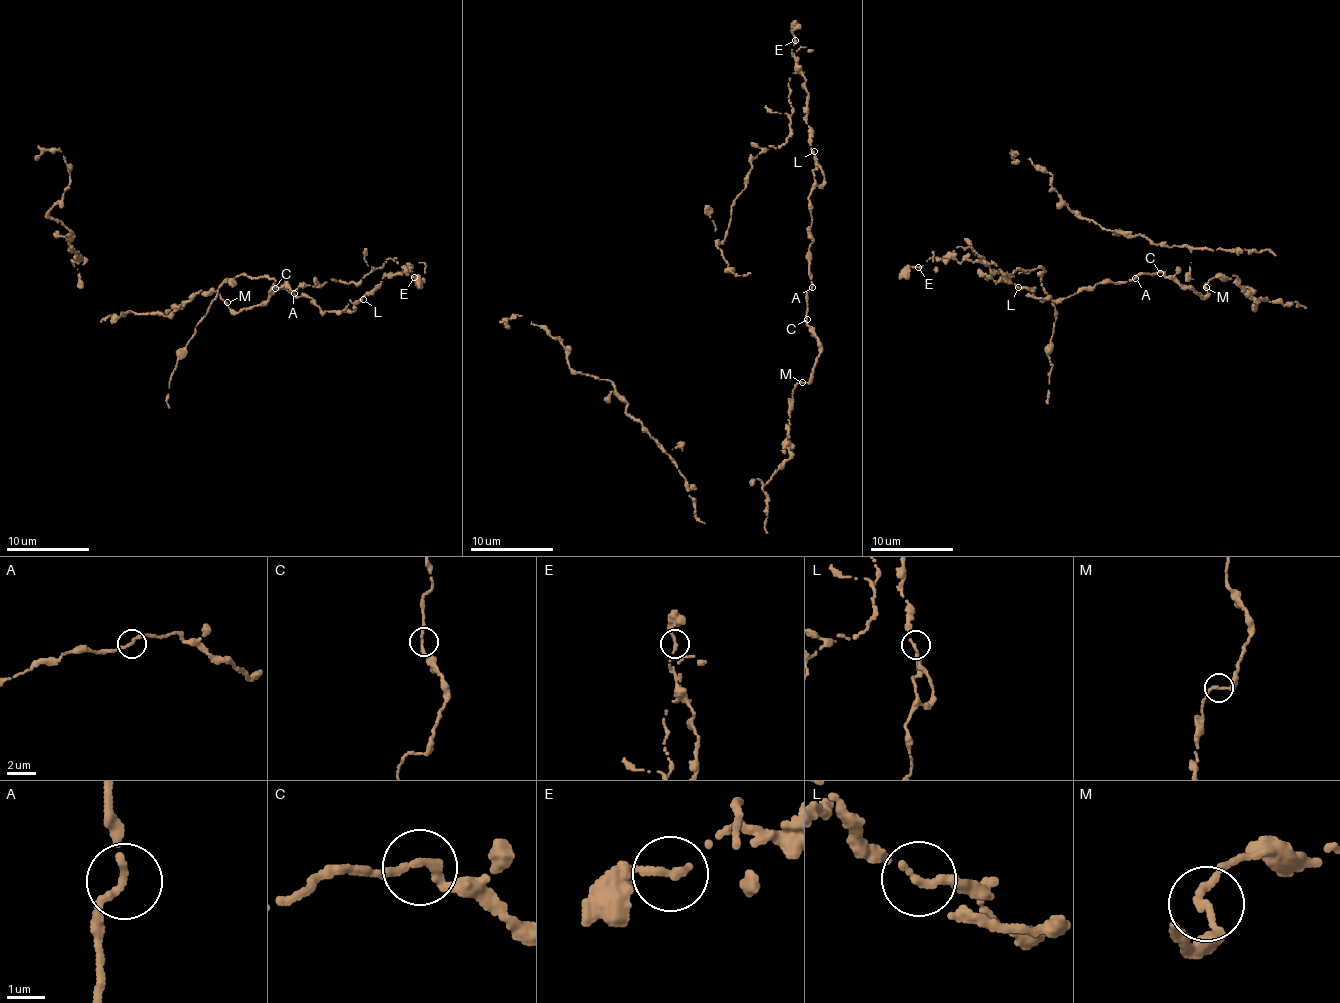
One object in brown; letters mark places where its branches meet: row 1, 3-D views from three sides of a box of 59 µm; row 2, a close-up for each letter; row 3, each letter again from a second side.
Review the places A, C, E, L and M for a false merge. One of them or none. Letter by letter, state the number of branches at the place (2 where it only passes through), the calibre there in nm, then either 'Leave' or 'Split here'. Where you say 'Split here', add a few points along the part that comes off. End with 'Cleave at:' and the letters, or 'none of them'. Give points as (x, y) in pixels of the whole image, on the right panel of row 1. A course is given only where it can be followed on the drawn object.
A: Branches: 2. Thickness 190 nm. Leave
C: Branches: 2. Thickness 200 nm. Leave
E: Branches: 2. Thickness 190 nm. Split here. Course of the part to remove: (917, 268), (971, 246), (997, 270), (988, 277), (995, 282), (1016, 269), (1042, 266), (1056, 320), (1046, 403)
L: Branches: 2. Thickness 200 nm. Leave
M: Branches: 2. Thickness 200 nm. Leave
Cleave at: E

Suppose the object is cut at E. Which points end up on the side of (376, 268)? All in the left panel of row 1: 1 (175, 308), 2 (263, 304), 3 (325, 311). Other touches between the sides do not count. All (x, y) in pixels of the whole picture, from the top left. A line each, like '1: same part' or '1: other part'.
1: other part
2: other part
3: other part

